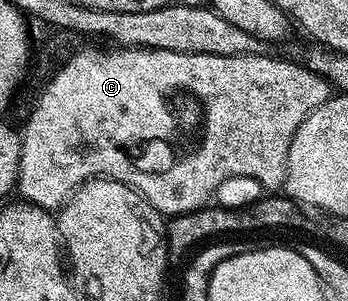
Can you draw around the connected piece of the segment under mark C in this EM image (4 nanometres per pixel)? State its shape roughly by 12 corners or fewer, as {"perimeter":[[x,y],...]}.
{"perimeter":[[81,49],[22,126],[19,197],[91,178],[161,215],[284,185],[330,84],[268,52]]}

